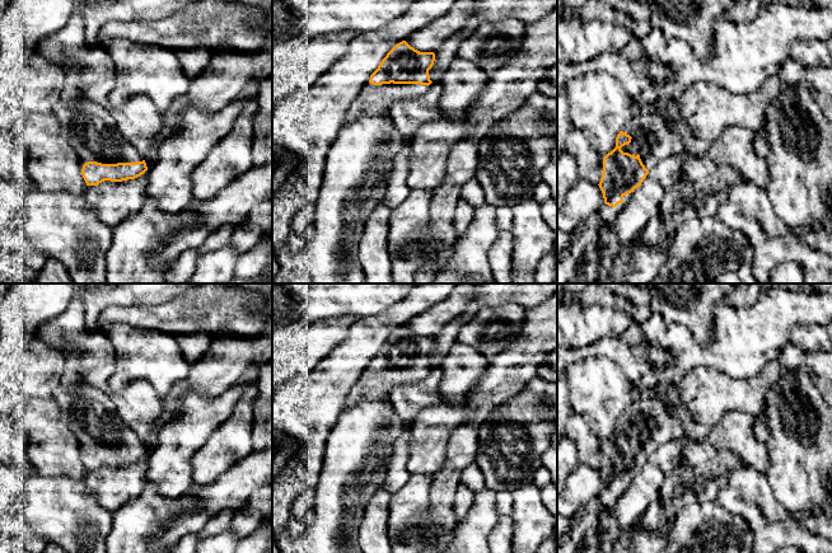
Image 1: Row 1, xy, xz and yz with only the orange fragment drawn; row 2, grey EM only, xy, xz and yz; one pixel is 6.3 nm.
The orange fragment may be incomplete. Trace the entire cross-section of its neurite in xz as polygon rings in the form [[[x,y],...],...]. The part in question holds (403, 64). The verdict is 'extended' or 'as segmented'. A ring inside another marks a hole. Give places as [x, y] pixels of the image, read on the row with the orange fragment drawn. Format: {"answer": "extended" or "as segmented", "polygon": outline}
{"answer": "extended", "polygon": [[[406,41],[397,43],[351,103],[343,125],[352,123],[361,116],[389,117],[396,100],[426,93],[433,83],[429,70],[434,61],[434,52],[420,52]]]}

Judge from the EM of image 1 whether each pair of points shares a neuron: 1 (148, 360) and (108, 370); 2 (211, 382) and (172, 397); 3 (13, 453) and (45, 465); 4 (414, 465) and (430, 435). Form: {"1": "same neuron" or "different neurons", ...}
{"1": "different neurons", "2": "same neuron", "3": "different neurons", "4": "same neuron"}

